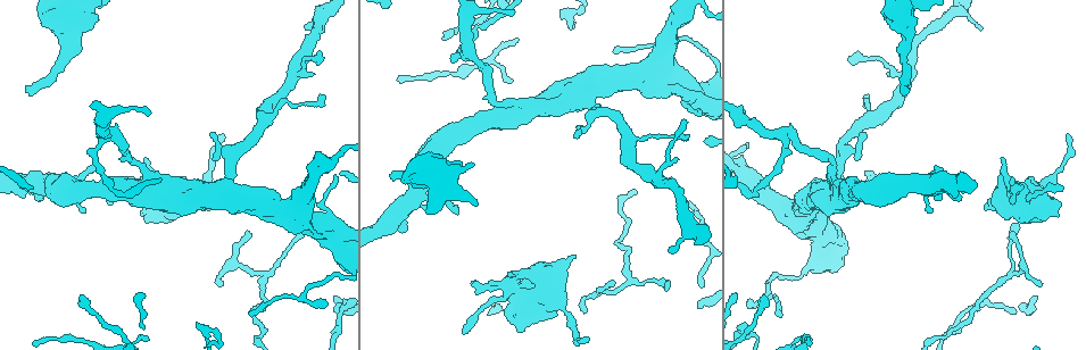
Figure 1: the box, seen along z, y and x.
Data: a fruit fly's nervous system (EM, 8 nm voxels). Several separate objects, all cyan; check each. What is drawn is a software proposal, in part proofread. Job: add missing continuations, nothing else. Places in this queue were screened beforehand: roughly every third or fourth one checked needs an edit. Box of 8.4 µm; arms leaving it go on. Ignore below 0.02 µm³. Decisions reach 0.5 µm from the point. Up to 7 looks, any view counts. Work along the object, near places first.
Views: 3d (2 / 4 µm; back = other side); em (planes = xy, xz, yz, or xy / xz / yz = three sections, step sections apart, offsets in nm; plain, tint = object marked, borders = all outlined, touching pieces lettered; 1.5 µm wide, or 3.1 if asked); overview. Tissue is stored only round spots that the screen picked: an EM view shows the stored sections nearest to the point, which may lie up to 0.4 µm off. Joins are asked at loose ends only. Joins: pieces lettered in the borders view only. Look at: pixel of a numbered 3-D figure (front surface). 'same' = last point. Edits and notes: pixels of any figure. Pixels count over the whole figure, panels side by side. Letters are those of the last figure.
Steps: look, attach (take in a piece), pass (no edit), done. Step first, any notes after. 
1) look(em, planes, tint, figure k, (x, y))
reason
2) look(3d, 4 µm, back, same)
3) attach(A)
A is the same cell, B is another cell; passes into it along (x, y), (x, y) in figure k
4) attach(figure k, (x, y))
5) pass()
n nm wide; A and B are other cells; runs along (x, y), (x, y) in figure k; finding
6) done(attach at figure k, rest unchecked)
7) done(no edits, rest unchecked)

look(3d, 4 µm, figure 1, (324, 307))
an open end

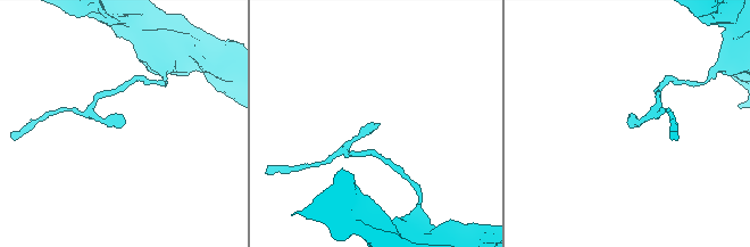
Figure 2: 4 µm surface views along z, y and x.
look(em, planes, tint, figure 2, (374, 124))
now the EM

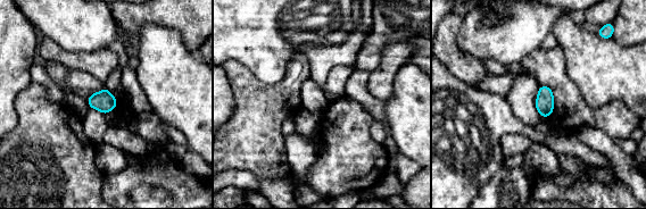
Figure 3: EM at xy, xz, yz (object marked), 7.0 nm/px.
look(em, planes, borders, same)
see the neighbours

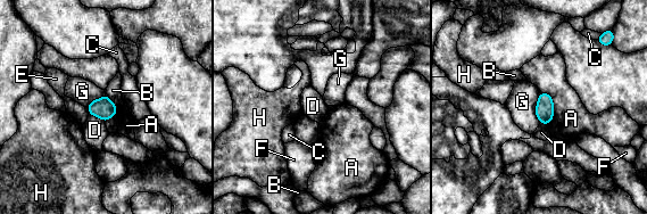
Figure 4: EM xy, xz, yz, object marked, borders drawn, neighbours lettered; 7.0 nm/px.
pass()
A, B, C, D, E, F, G and H are other cells; border along (540, 92), (536, 106), (539, 122) in figure 4; no lettered piece goes on from it

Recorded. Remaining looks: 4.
look(3d, 2 µm, figure 1, (150, 112))
tapers out

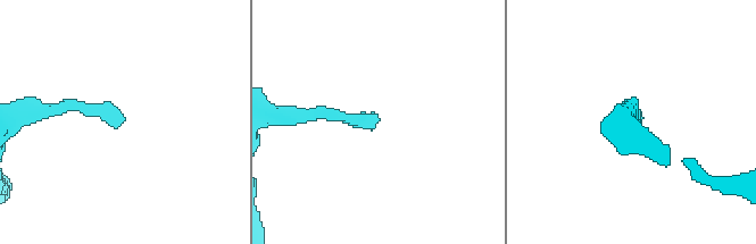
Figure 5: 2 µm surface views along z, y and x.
look(em, xz, step 8, tint, figure 5, (376, 123))
shape alone is not enough

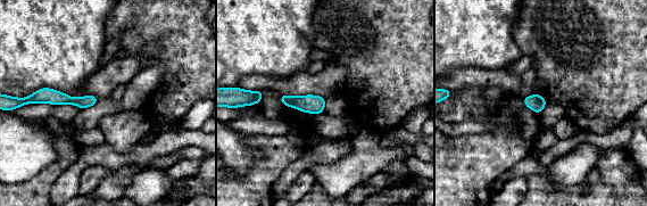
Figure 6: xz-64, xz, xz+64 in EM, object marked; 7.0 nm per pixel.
look(em, planes, borders, same)

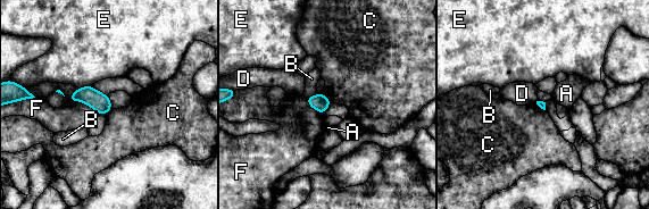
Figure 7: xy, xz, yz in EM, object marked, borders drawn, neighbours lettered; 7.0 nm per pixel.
pass()
A, B, C, D, E and F are other cells; no lettered piece goes on from it

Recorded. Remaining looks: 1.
done(no edits, rest unchecked)

